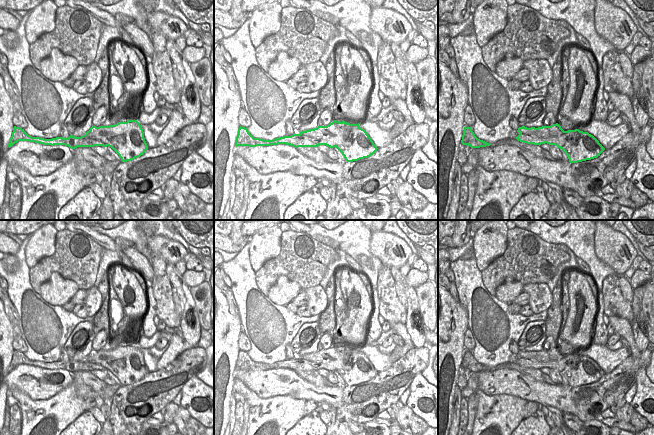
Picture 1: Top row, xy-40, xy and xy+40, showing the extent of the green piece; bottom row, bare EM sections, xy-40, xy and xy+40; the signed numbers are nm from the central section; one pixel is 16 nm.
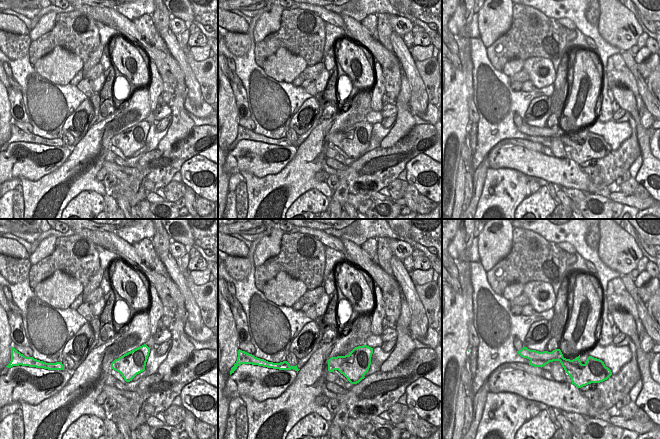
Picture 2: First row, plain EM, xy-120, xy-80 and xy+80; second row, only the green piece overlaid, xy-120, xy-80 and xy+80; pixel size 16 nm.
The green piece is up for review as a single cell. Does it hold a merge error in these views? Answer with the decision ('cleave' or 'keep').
cleave

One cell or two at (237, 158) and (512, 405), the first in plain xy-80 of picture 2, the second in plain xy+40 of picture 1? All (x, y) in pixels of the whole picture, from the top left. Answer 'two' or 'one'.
two

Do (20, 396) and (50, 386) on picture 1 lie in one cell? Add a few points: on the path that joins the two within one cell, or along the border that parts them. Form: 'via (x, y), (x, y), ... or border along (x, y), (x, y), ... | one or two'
border along (10, 389), (21, 389), (32, 399), (48, 399) | two

